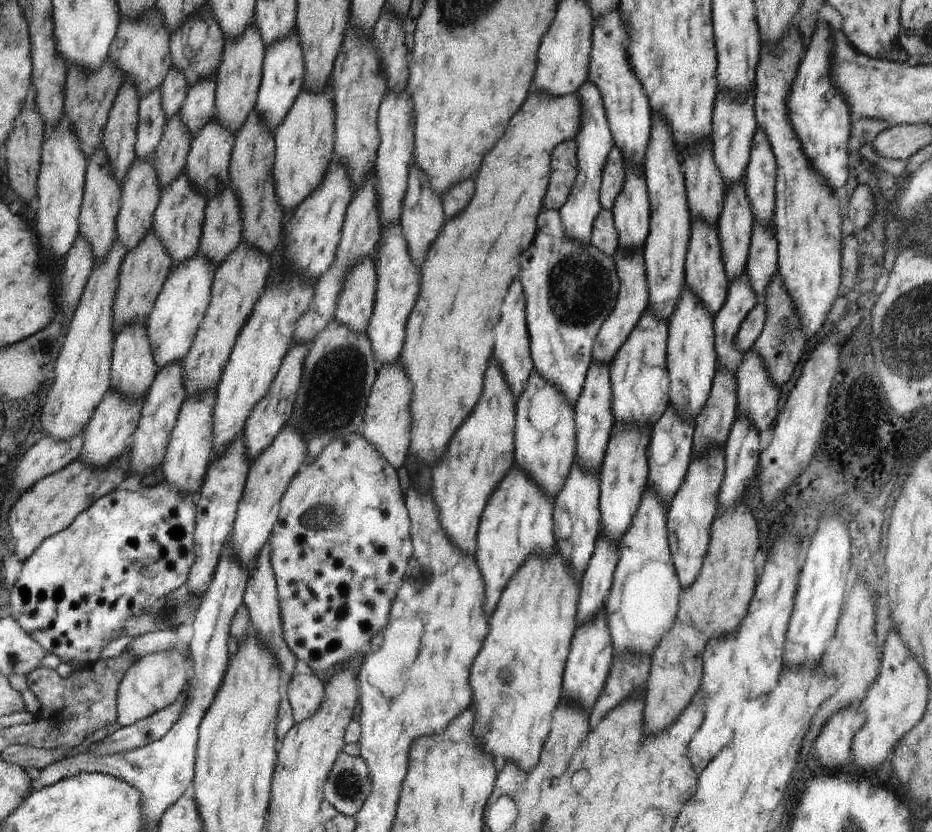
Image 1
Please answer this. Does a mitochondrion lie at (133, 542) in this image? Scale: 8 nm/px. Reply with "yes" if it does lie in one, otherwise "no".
no

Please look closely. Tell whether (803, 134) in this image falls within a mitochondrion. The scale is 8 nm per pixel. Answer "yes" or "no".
no

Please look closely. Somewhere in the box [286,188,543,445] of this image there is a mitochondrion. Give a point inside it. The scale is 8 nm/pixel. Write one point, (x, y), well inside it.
(335, 390)

